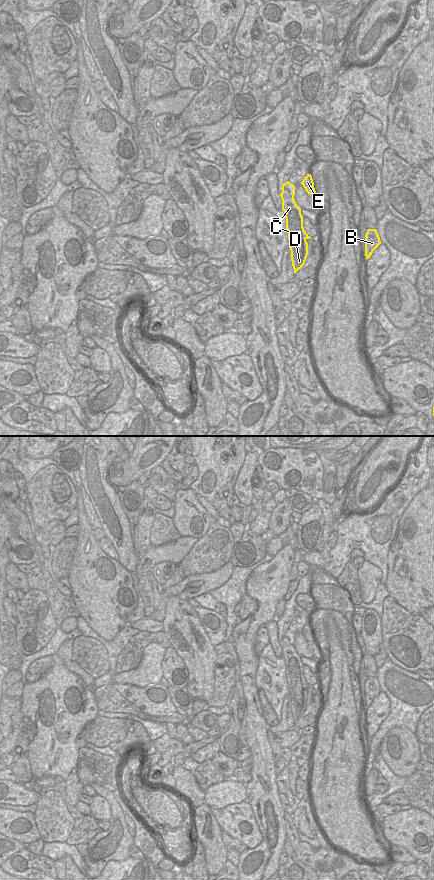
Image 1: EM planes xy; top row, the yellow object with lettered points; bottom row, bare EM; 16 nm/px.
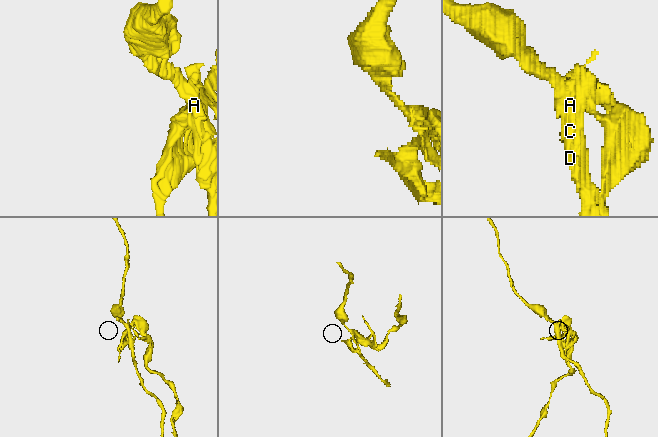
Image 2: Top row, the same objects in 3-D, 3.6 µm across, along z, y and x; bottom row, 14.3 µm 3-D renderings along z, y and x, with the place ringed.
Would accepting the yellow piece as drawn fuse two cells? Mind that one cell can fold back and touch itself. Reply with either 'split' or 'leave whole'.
split

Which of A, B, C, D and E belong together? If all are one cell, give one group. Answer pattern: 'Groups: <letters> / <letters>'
Groups: A C D / B E.

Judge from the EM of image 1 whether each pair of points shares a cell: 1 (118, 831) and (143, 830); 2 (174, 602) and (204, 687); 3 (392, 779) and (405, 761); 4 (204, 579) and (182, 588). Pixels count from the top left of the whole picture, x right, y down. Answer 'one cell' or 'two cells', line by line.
1: two cells
2: one cell
3: two cells
4: one cell

